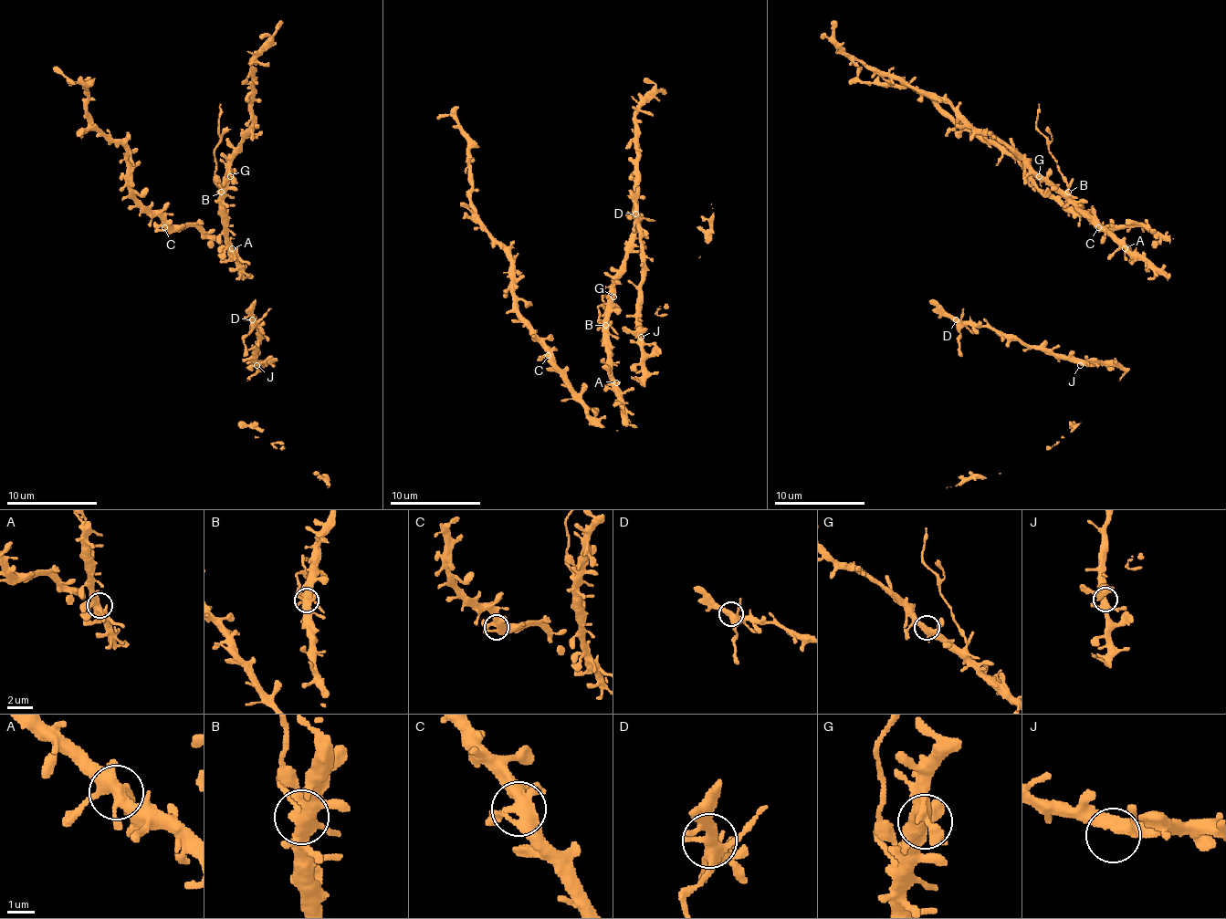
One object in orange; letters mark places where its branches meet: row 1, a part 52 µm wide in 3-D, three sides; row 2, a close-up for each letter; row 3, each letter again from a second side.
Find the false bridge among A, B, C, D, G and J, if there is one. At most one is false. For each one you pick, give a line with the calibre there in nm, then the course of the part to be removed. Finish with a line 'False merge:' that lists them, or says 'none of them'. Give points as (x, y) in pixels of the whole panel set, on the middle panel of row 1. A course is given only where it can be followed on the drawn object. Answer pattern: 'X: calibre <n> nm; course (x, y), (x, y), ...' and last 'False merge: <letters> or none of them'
B: calibre 440 nm; course (604, 326), (598, 310), (602, 294), (604, 297)
False merge: B

